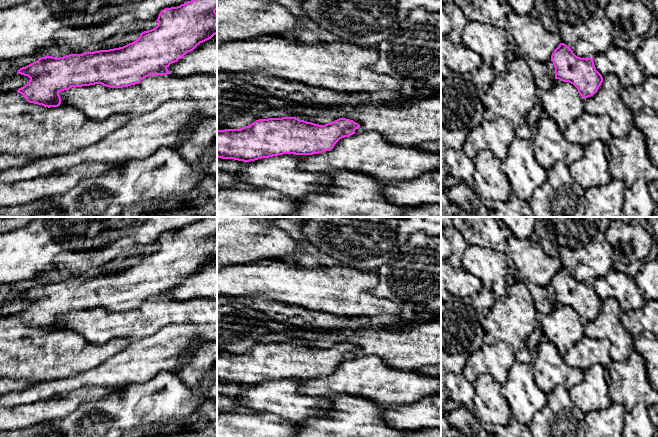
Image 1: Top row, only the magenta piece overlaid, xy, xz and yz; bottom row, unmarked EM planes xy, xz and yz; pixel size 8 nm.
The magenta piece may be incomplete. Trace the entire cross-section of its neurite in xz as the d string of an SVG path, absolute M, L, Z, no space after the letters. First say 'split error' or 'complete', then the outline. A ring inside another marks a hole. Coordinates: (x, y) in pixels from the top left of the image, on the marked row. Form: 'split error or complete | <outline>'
complete | M296 117L259 119L241 129L217 130L217 157L250 162L283 154L319 154L332 150L340 139L355 134L359 127L358 123L346 118L339 118L325 125Z

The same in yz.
complete | M564 43L554 50L551 61L555 68L555 79L573 84L583 98L593 96L603 82L593 58L576 56Z

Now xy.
complete | M191 0L177 7L163 9L157 18L158 25L140 34L139 38L123 47L85 52L82 54L69 54L63 57L46 56L22 67L18 74L28 76L30 81L17 90L29 103L44 107L58 107L61 104L59 93L72 87L90 86L101 84L110 88L123 88L139 84L142 79L151 75L170 74L168 67L181 59L188 52L193 51L200 43L211 39L217 34L217 0Z

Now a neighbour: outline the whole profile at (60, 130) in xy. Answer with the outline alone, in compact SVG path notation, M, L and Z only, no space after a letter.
M17 91L1 94L0 154L38 159L72 153L99 142L129 121L127 115L115 114L102 122L95 122L75 107L65 105L48 108L29 103Z

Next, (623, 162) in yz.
M634 126L626 137L612 138L609 148L610 175L622 181L625 188L630 188L639 178L647 182L658 181L658 167L651 163L645 137L638 127Z

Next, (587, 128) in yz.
M584 112L566 128L563 135L568 142L583 148L593 141L601 141L605 147L605 156L610 160L609 144L613 138L609 129L610 123L610 117L607 114L596 115Z

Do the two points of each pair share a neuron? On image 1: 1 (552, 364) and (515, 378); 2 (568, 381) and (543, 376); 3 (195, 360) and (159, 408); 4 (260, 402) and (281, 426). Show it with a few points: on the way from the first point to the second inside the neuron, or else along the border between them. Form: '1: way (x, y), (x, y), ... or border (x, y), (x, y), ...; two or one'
1: border (531, 364), (534, 380), (544, 392); two
2: way (562, 376), (549, 376); one
3: border (204, 372), (193, 386), (188, 386), (176, 373); two
4: border (247, 409), (267, 411), (292, 421); two

